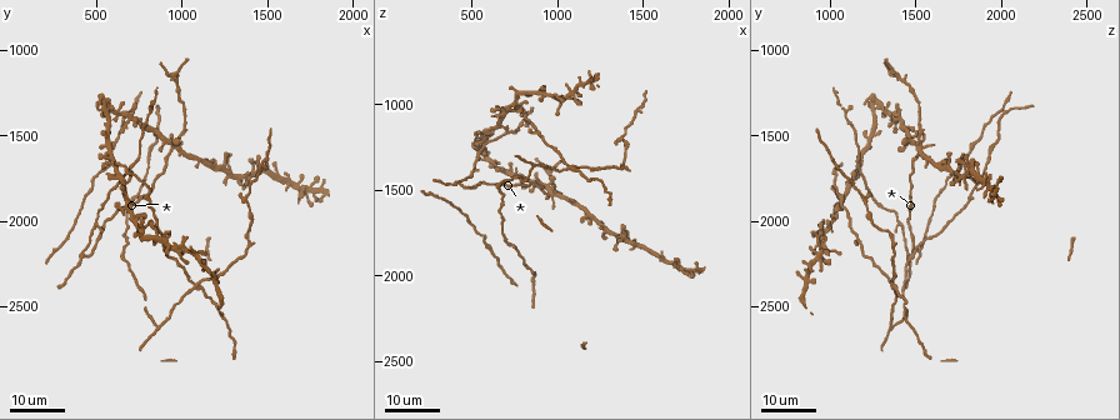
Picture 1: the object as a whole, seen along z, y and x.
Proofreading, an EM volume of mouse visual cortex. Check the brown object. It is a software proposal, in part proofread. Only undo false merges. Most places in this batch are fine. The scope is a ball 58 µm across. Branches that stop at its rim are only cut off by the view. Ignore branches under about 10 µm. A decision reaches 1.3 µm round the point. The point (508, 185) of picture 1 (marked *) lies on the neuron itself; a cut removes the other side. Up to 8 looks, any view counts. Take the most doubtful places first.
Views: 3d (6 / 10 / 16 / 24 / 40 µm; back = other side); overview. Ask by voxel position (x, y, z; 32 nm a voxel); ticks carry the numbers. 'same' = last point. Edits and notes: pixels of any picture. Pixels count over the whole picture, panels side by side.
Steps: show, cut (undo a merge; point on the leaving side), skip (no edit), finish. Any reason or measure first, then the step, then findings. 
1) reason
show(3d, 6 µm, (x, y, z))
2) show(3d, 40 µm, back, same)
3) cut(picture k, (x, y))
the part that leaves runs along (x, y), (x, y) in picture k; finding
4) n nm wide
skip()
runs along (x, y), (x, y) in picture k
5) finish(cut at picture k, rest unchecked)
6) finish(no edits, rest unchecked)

four arms meet
show(3d, 16 µm, (1100, 2380, 1380))

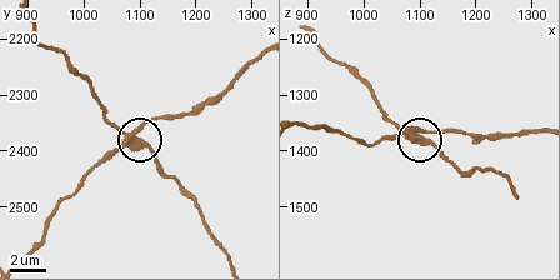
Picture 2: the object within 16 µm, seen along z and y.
zoom in
show(3d, 10 µm, (1090, 2375, 1370))

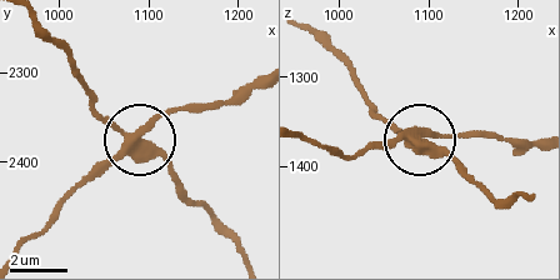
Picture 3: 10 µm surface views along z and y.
400 nm wide
cut(picture 3, (168, 165))
the part that leaves runs along (131, 143), (99, 114), (70, 56), (34, 20) in picture 3; two neurons meet here

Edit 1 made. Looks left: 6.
see it whole again
show(overview)

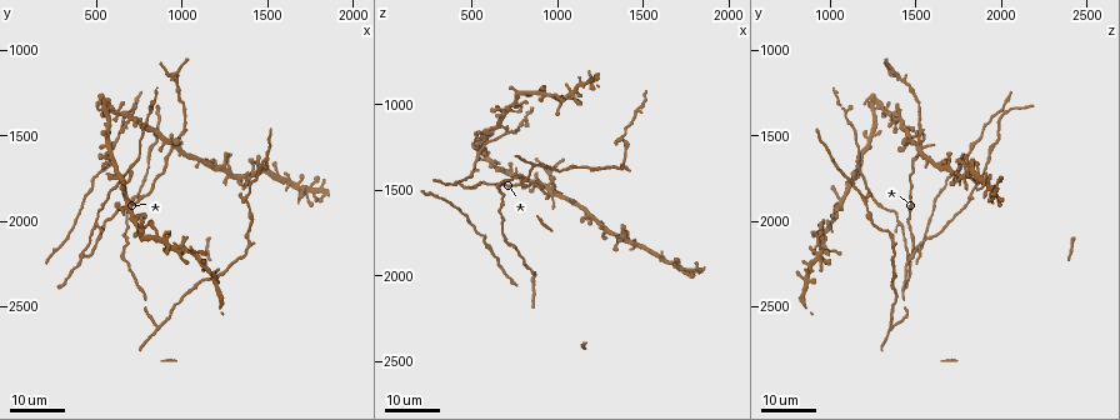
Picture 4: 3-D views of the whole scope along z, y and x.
three-way junction
show(3d, 24 µm, (860, 2620, 1360))

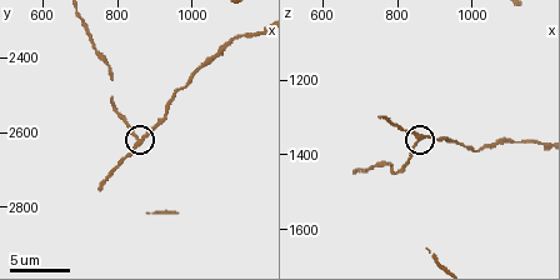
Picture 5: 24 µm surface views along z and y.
show(3d, 10 µm, (860, 2620, 1360))

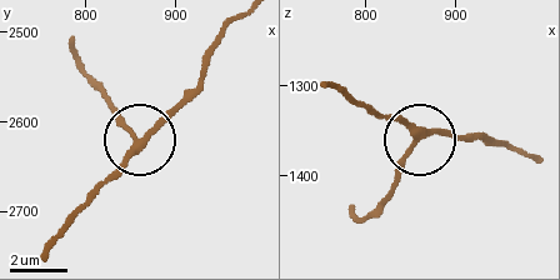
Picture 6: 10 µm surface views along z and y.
220 nm wide
skip()
one neuron here

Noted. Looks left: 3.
side arm on a straight run
show(3d, 16 µm, (1360, 1880, 1180))

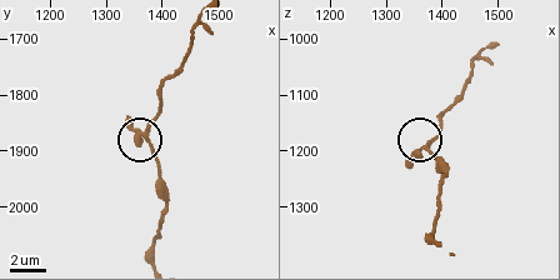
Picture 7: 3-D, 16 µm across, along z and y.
show(3d, 6 µm, (1375, 1885, 1200))

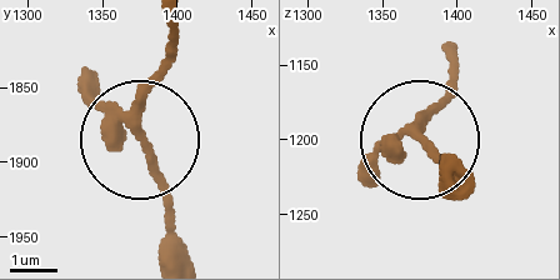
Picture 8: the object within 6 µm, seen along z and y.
skip()
runs along (463, 193), (415, 134), (446, 85), (451, 54) in picture 8; all the same neuron

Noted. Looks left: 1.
finish(cut at picture 3, rest unchecked)

